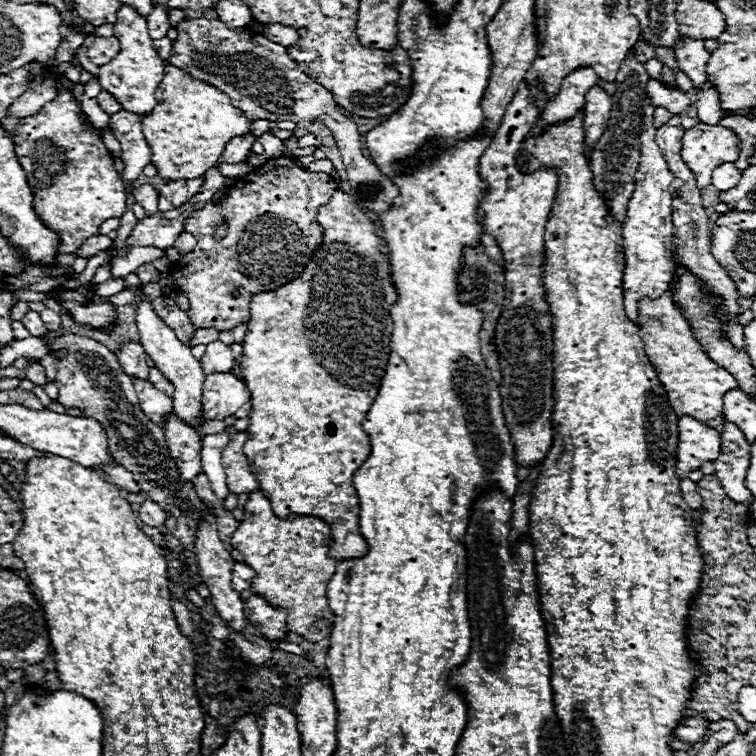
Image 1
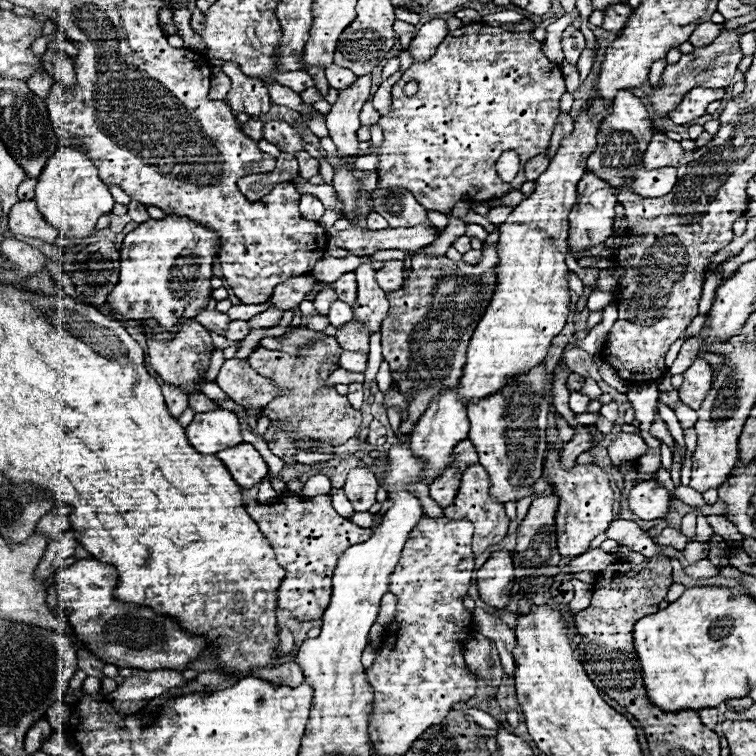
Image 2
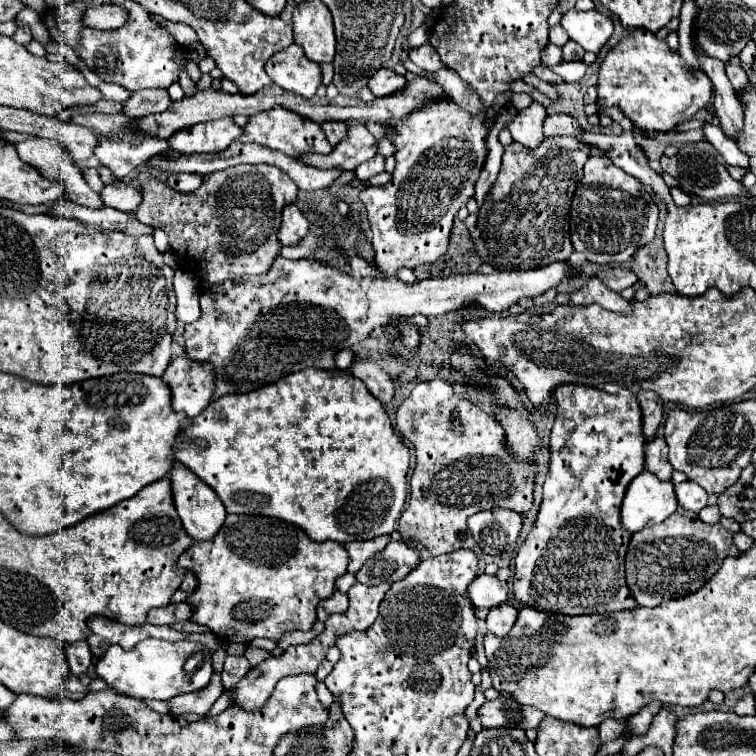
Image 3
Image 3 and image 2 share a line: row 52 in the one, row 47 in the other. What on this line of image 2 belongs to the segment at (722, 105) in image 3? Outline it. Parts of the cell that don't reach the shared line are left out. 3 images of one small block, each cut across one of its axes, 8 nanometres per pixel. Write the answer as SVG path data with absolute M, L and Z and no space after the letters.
M704 22L704 24L700 24L700 26L694 30L694 34L690 36L690 42L692 42L696 48L702 48L702 46L708 46L710 42L714 42L720 34L722 34L722 24Z

